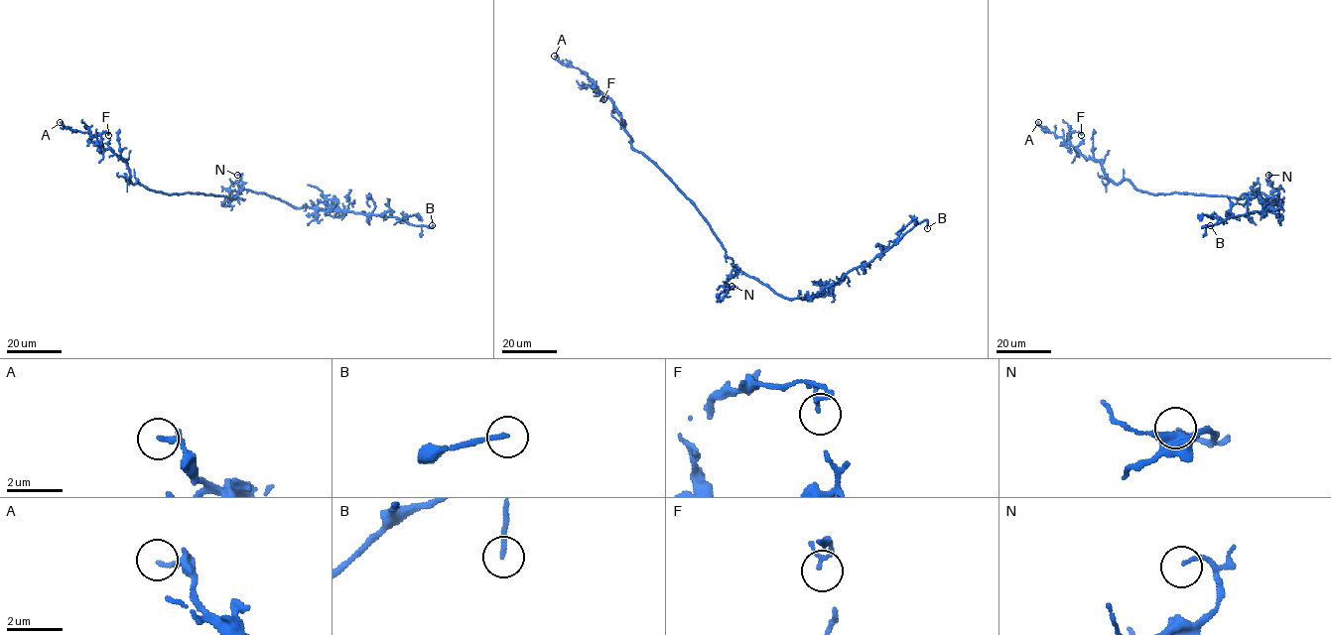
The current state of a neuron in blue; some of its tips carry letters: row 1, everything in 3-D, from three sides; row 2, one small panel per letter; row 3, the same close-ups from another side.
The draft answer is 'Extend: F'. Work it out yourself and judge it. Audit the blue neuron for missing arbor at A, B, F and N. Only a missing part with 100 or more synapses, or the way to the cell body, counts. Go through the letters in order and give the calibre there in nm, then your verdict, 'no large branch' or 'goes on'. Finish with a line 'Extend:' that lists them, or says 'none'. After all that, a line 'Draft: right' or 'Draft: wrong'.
A: 200 nm thick; no large branch
B: 160 nm thick; goes on
F: 100 nm thick; no large branch
N: 130 nm thick; no large branch
Extend: B
Draft: wrong

